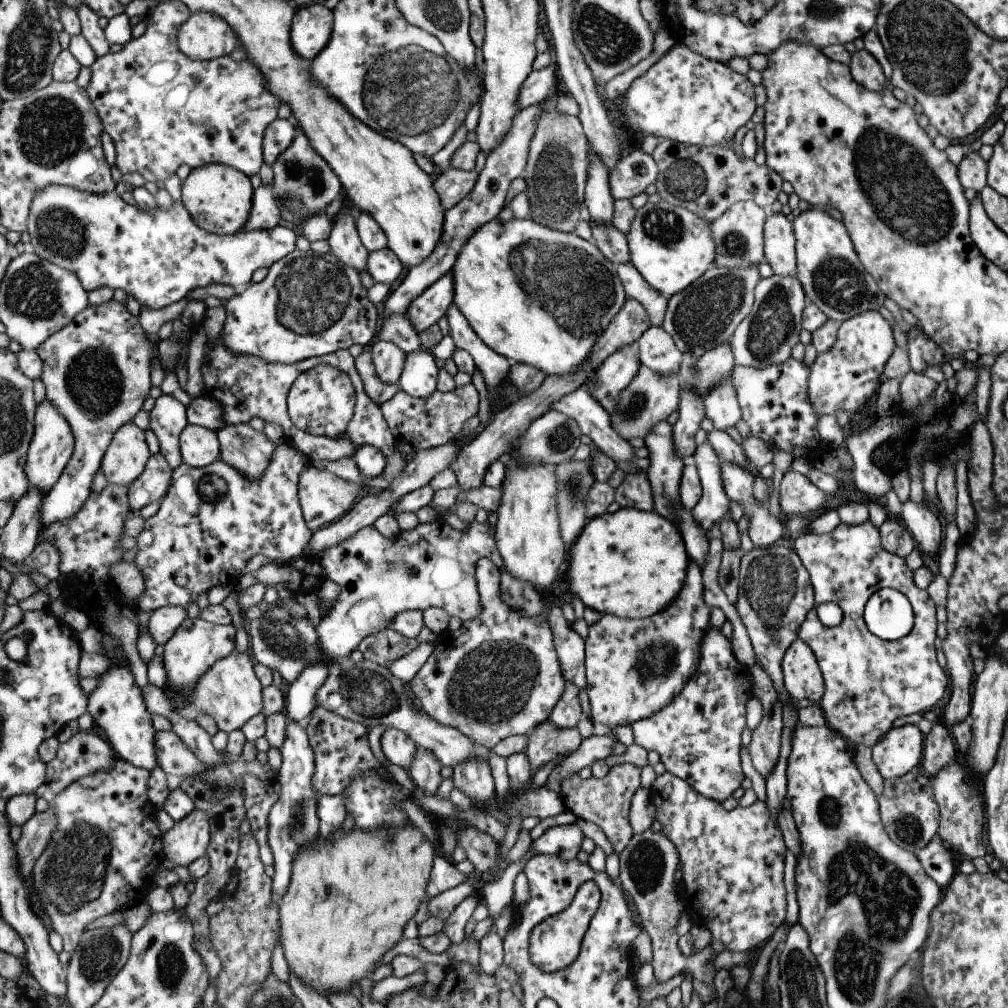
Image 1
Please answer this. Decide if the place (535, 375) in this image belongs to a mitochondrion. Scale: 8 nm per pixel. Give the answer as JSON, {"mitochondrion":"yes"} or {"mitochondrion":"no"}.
{"mitochondrion":"no"}

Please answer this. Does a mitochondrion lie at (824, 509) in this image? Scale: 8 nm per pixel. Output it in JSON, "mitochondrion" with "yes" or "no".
{"mitochondrion":"no"}

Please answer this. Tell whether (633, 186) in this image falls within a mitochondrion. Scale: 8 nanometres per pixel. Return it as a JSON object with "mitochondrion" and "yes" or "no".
{"mitochondrion":"no"}

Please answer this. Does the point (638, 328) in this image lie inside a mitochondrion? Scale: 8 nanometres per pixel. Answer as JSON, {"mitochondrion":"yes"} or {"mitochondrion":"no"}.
{"mitochondrion":"no"}

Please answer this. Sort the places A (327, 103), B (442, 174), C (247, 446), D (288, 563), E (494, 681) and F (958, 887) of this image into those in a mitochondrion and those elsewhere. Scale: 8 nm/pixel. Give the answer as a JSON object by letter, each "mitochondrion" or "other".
{"A":"other","B":"other","C":"mitochondrion","D":"other","E":"mitochondrion","F":"other"}

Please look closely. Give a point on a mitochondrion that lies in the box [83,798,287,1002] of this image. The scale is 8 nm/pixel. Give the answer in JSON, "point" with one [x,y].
{"point":[171,967]}

